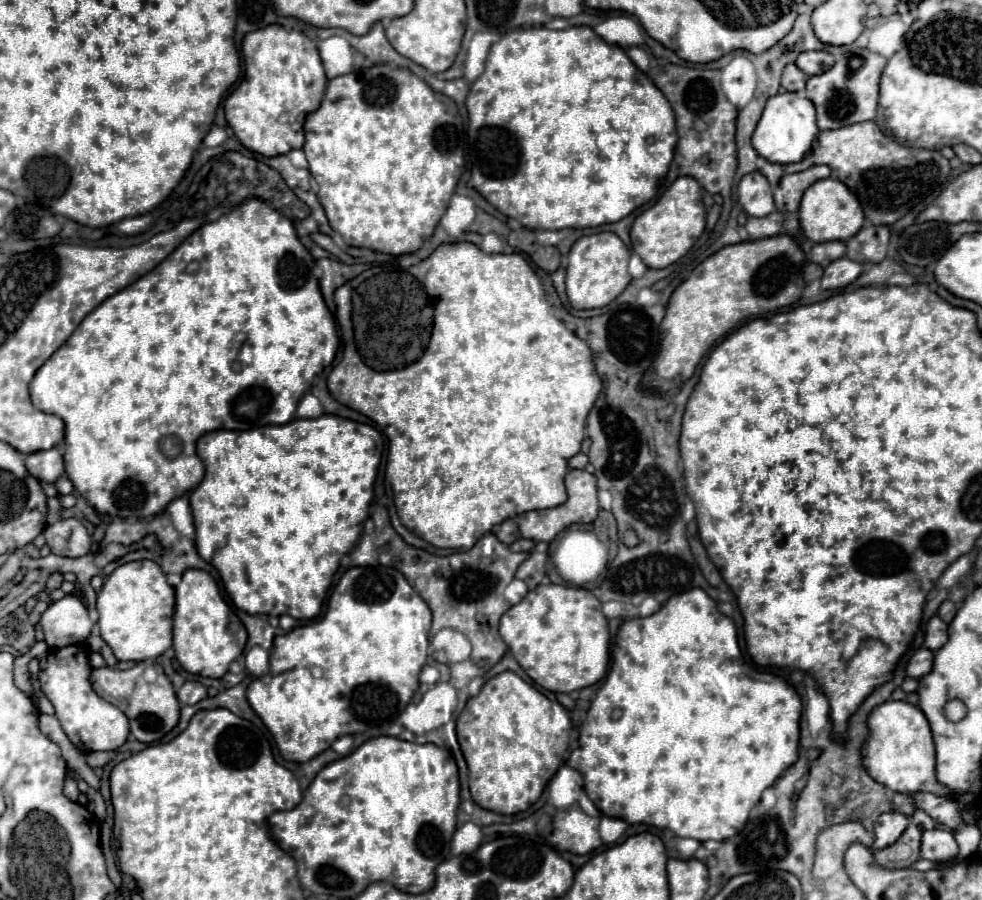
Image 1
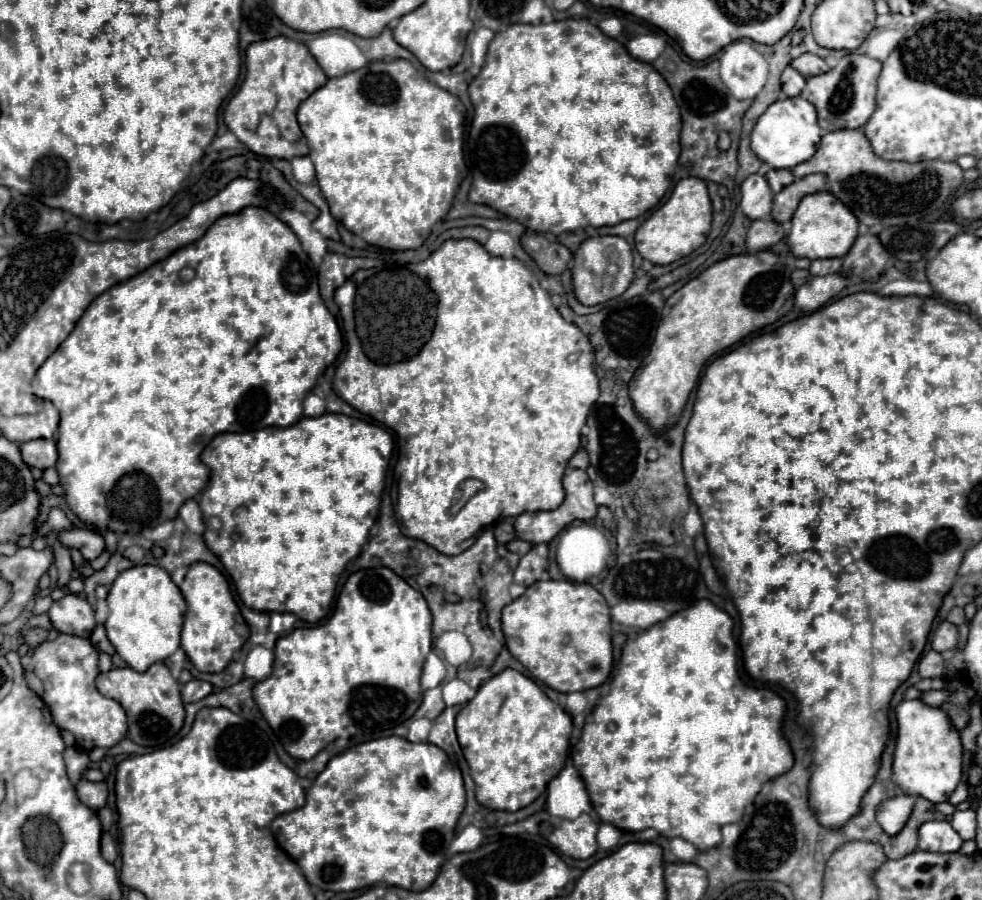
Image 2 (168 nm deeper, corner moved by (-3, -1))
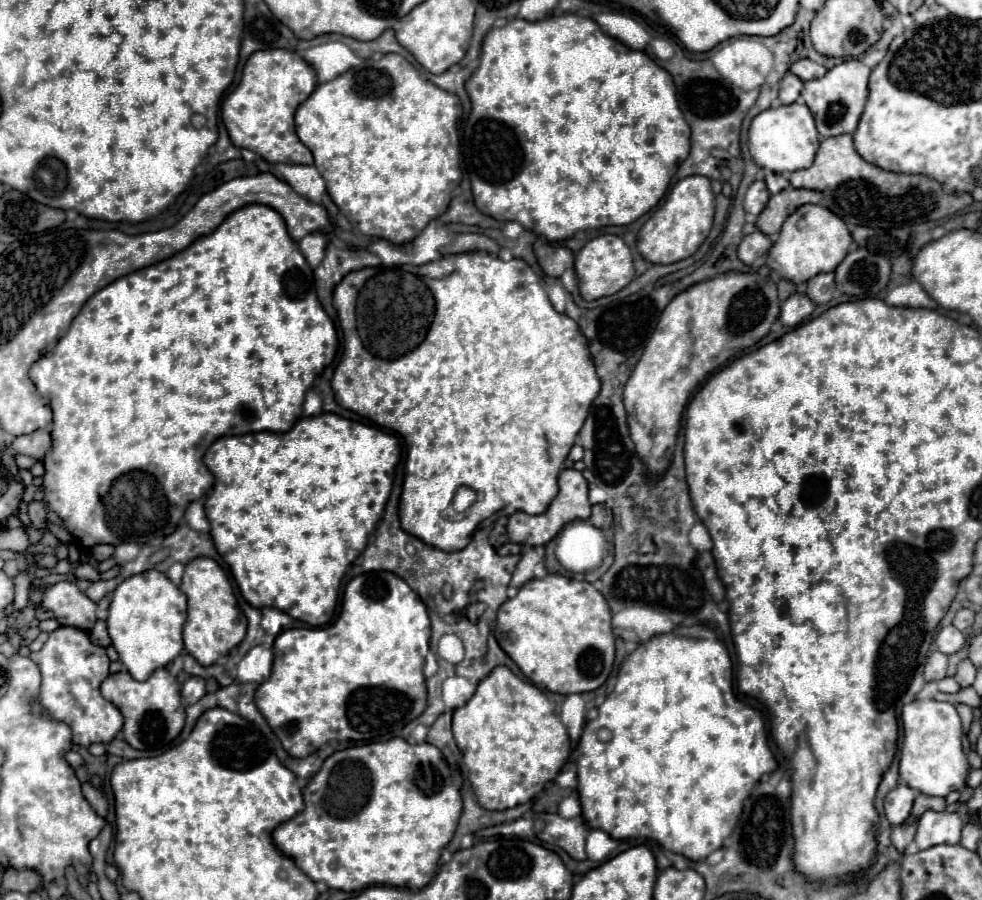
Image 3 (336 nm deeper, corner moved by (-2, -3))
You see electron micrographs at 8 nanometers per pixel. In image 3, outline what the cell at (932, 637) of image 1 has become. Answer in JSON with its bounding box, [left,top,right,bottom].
[936,626,964,654]

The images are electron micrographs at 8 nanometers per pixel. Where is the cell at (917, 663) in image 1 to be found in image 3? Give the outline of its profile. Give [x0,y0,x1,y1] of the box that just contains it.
[924,652,948,682]

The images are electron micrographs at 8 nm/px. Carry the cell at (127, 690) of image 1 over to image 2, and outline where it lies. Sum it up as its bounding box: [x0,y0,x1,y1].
[97,662,185,748]

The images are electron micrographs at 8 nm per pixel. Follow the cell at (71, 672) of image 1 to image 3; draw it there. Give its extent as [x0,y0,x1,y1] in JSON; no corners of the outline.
[30,626,122,748]

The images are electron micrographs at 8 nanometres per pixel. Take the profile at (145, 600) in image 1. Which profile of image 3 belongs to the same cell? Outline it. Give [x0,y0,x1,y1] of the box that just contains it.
[108,570,186,680]

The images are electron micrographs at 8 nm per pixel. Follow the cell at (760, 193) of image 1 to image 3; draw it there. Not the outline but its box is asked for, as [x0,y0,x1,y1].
[744,180,770,216]

